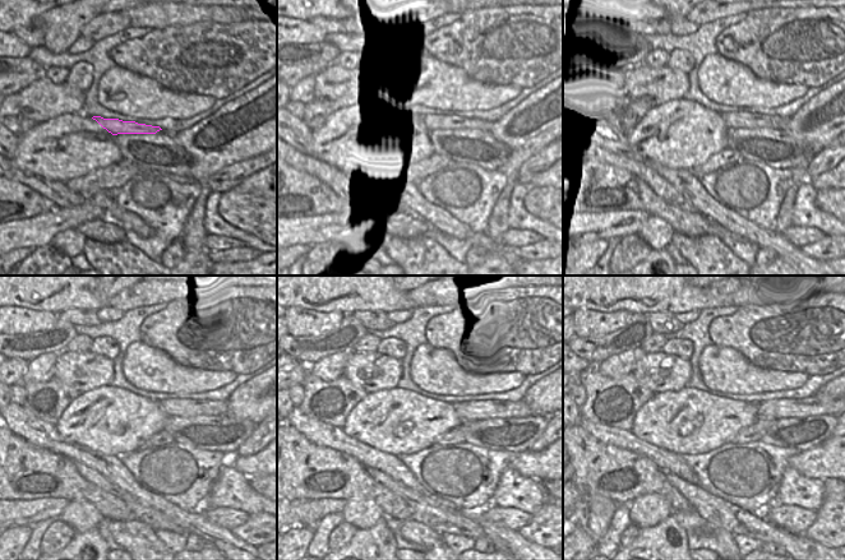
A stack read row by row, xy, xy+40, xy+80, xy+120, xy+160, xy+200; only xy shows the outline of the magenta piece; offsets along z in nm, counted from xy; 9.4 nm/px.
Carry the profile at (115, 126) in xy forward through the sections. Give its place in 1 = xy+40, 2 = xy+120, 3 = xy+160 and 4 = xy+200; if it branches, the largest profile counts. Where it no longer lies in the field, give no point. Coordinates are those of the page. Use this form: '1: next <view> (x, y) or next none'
1: next xy+40 (448, 120)
2: next xy+120 (171, 407)
3: next xy+160 (470, 410)
4: next xy+200 (809, 406)

